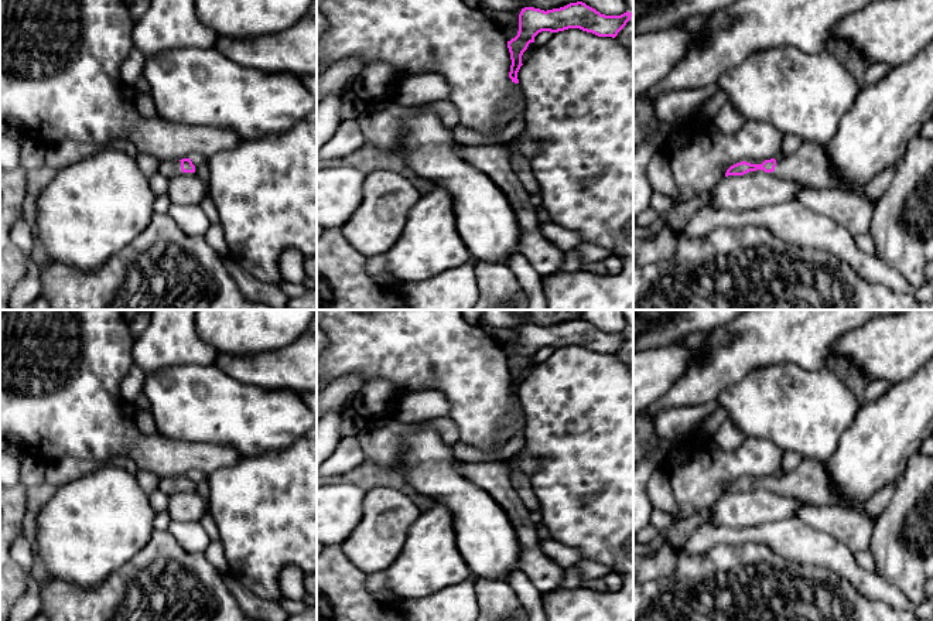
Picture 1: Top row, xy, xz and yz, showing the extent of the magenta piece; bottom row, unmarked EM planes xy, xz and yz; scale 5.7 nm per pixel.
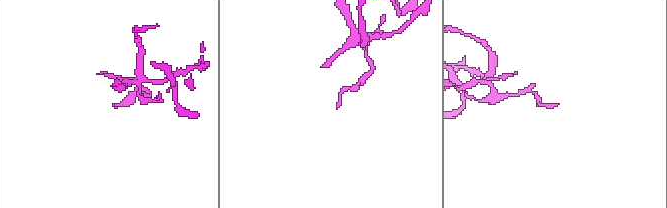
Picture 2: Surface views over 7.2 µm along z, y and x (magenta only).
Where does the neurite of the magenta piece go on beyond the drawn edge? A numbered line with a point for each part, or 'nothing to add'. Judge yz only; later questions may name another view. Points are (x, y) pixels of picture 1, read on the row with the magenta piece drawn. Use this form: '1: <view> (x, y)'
1: yz (810, 167)

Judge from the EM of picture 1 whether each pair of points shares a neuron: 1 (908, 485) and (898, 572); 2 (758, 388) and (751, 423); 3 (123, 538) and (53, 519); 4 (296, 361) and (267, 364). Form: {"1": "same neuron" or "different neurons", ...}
{"1": "same neuron", "2": "same neuron", "3": "same neuron", "4": "same neuron"}

